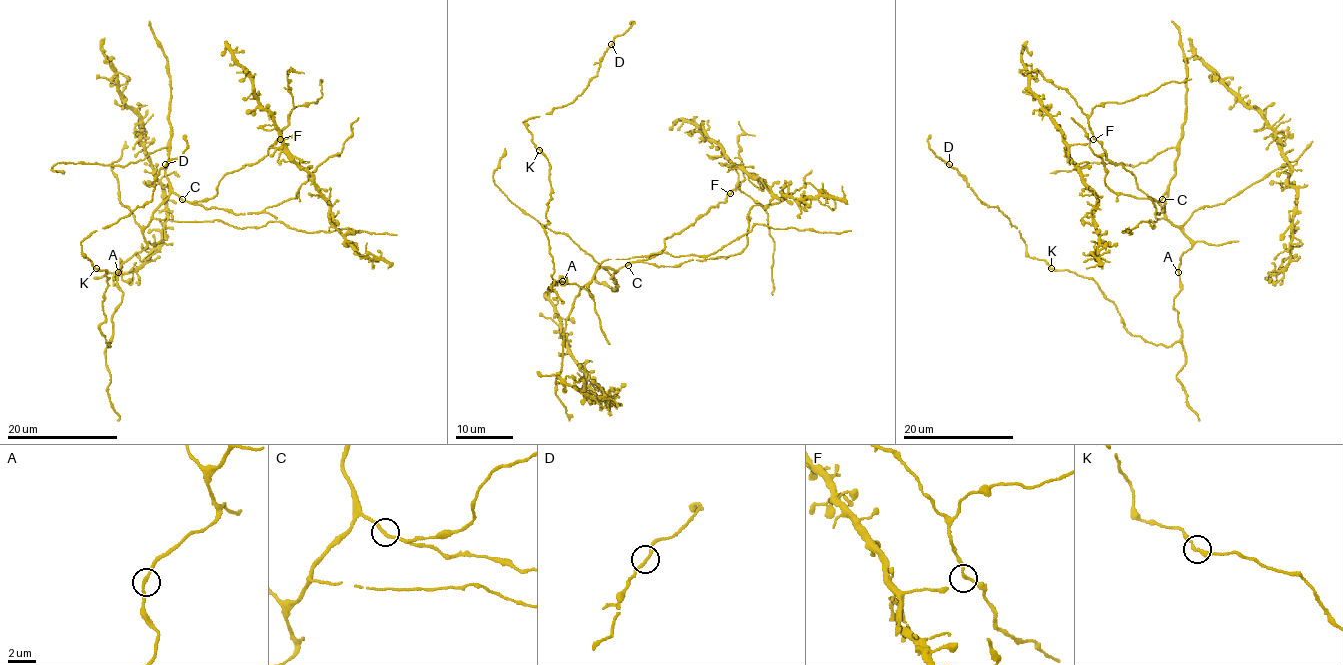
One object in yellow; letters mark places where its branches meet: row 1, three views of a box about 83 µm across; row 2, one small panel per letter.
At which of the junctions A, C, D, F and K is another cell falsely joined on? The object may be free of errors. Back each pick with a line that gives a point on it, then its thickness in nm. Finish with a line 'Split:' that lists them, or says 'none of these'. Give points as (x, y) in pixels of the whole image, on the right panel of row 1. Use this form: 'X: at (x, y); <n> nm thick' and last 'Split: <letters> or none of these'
Split: none of these

